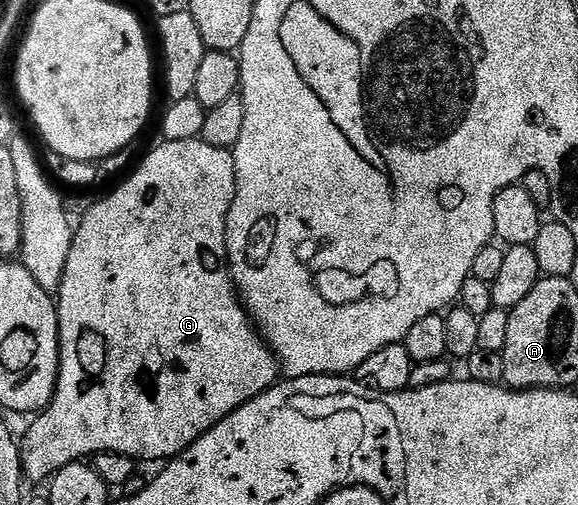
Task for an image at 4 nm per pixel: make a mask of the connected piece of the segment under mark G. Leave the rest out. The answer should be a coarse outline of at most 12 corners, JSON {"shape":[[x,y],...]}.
{"shape":[[235,158],[84,214],[19,457],[166,462],[280,379],[227,267]]}

